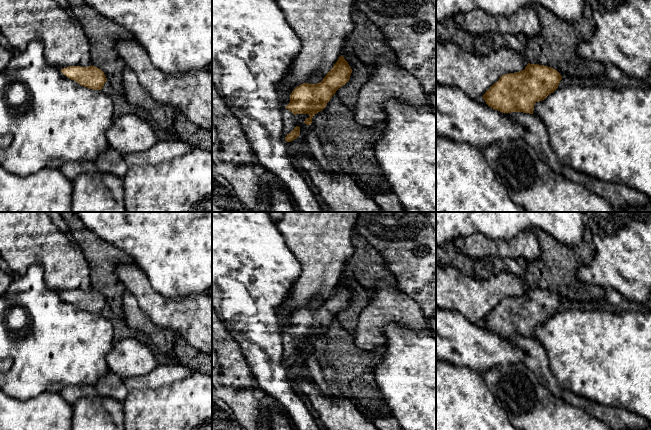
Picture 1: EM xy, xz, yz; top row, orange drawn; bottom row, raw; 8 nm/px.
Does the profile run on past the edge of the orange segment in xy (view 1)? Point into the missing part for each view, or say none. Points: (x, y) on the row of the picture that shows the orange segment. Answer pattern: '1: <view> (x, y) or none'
1: none

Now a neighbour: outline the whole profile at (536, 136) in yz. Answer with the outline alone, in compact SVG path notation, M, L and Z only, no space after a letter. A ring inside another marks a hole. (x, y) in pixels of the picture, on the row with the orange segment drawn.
M523 112L504 113L504 115L525 128L523 140L536 151L546 165L554 172L561 174L564 166L559 162L550 145L548 133L542 120L534 114Z

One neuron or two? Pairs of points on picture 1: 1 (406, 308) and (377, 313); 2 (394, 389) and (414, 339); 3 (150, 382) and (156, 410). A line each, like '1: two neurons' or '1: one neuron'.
1: one neuron
2: one neuron
3: two neurons

